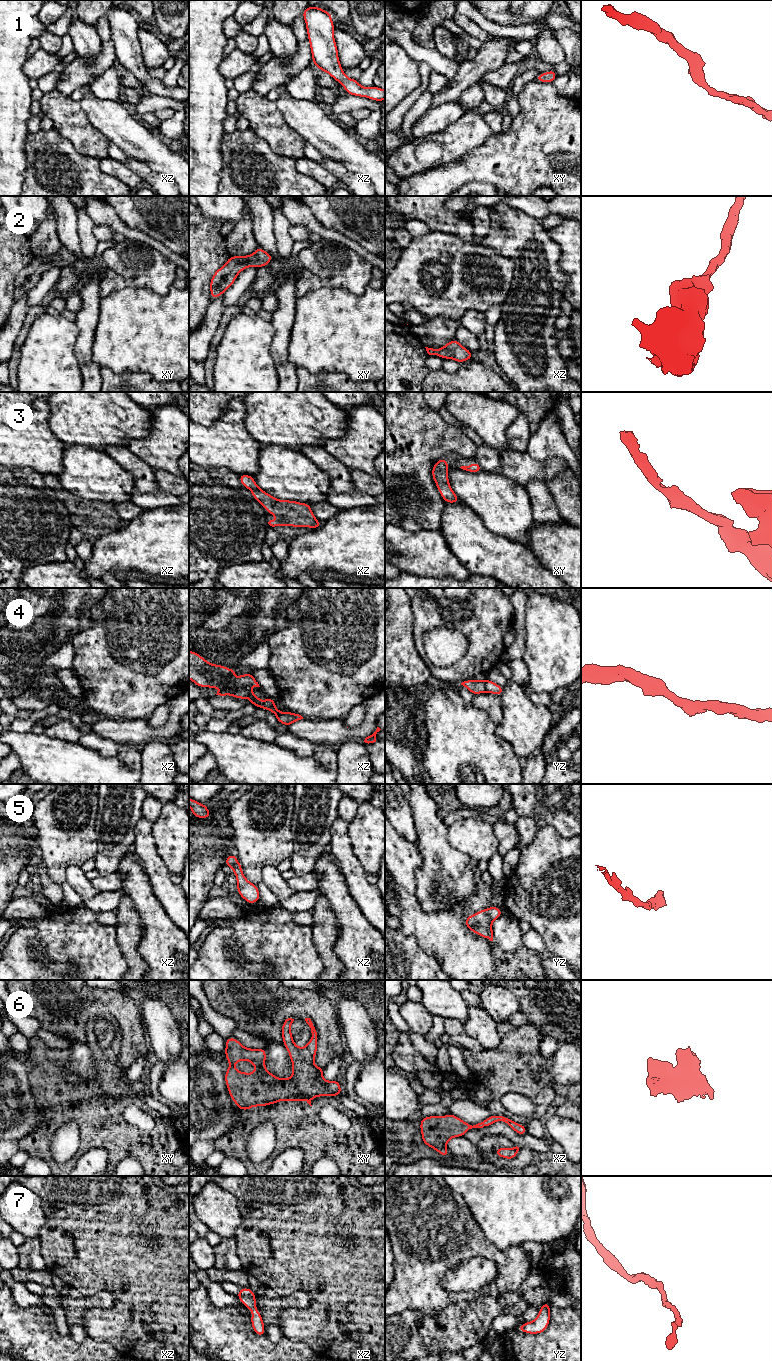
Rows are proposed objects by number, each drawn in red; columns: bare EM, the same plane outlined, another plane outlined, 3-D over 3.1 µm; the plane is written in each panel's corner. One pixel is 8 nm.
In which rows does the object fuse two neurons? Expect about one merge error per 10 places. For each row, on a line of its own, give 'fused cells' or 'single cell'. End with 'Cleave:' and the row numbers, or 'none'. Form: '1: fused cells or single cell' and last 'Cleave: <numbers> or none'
1: single cell
2: single cell
3: single cell
4: single cell
5: single cell
6: single cell
7: single cell
Cleave: none

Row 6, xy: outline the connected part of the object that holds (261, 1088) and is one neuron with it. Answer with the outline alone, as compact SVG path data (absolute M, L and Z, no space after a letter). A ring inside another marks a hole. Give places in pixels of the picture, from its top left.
M288 1018L283 1022L281 1033L283 1044L285 1045L289 1057L292 1061L292 1077L277 1078L270 1073L265 1066L266 1048L252 1049L244 1047L234 1037L225 1039L225 1056L229 1062L229 1067L225 1072L225 1083L228 1088L232 1101L238 1106L239 1110L249 1110L254 1106L263 1107L266 1105L276 1104L279 1101L300 1101L306 1100L311 1105L311 1100L320 1096L338 1096L342 1092L338 1080L326 1081L323 1078L324 1068L314 1064L314 1058L317 1054L317 1032L310 1018L305 1018L306 1023L311 1028L312 1038L303 1048L298 1047L293 1040L291 1026L294 1019ZM239 1061L249 1061L255 1067L254 1073L238 1071L233 1065Z

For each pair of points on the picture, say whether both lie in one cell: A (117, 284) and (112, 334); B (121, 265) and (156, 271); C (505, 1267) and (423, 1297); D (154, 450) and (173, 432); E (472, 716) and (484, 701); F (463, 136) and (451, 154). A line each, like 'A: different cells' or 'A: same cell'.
A: different cells
B: same cell
C: same cell
D: same cell
E: different cells
F: same cell

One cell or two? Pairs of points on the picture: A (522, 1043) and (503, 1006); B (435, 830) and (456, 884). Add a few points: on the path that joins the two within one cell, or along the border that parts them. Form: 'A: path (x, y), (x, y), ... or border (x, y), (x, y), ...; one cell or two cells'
A: border (505, 1023), (499, 1025); two cells
B: path (435, 843), (436, 851), (445, 871); one cell

